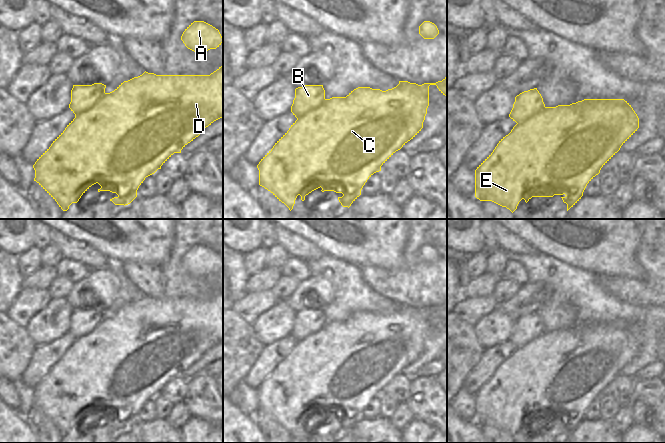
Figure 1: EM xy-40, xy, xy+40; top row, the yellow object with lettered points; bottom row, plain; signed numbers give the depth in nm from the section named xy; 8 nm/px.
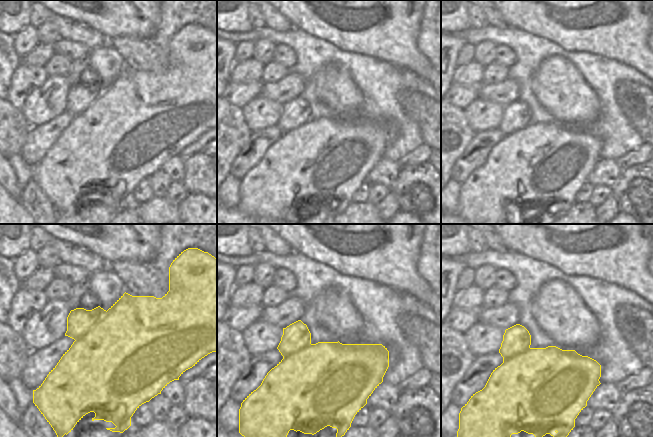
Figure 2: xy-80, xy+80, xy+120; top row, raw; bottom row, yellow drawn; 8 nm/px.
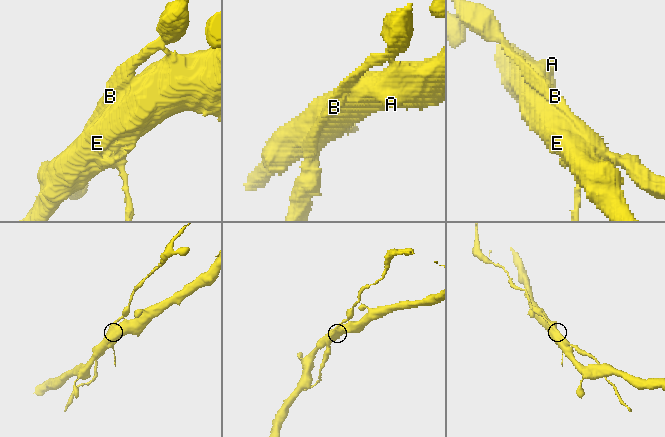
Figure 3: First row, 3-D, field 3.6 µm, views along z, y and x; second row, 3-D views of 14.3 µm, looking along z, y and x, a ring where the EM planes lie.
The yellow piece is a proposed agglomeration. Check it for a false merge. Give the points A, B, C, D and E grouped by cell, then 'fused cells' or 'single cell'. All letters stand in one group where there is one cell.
groups A C D E / B; fused cells

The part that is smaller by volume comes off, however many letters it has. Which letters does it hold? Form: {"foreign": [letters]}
{"foreign": ["B"]}

